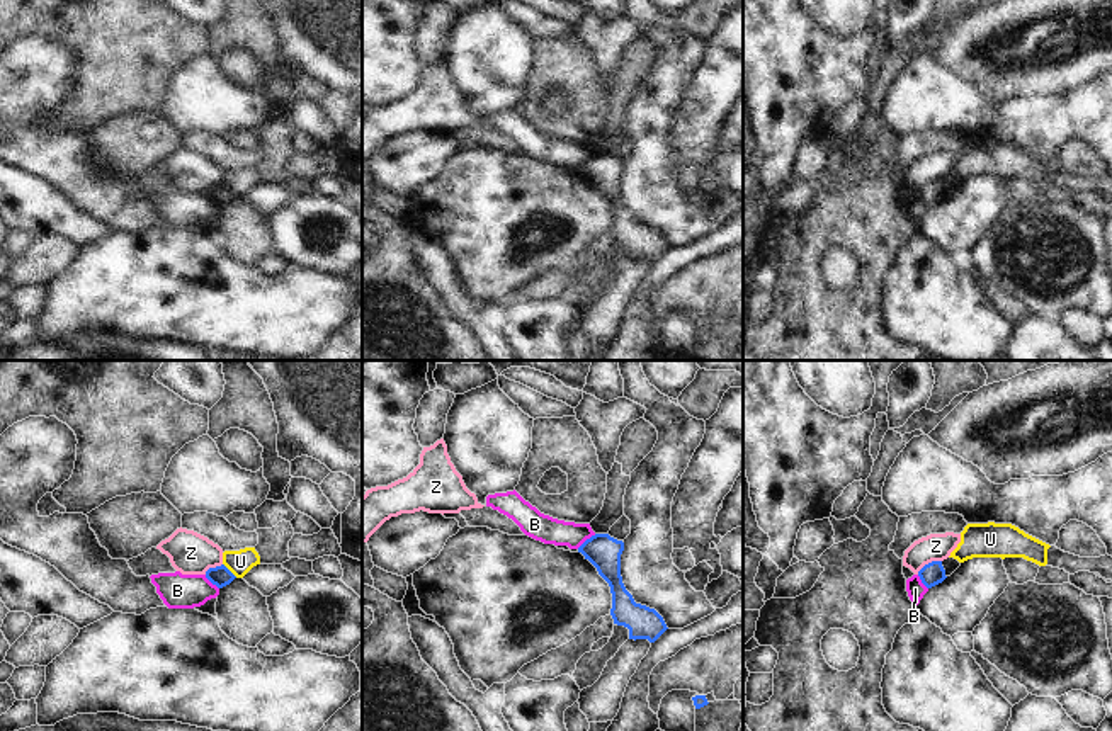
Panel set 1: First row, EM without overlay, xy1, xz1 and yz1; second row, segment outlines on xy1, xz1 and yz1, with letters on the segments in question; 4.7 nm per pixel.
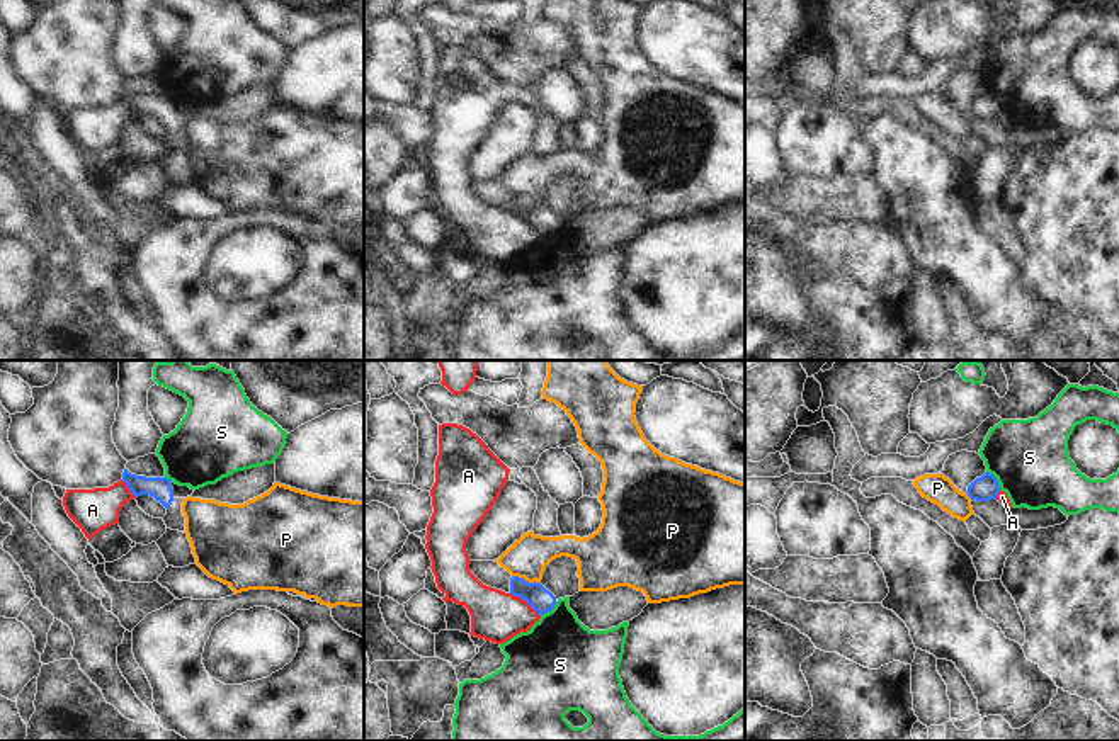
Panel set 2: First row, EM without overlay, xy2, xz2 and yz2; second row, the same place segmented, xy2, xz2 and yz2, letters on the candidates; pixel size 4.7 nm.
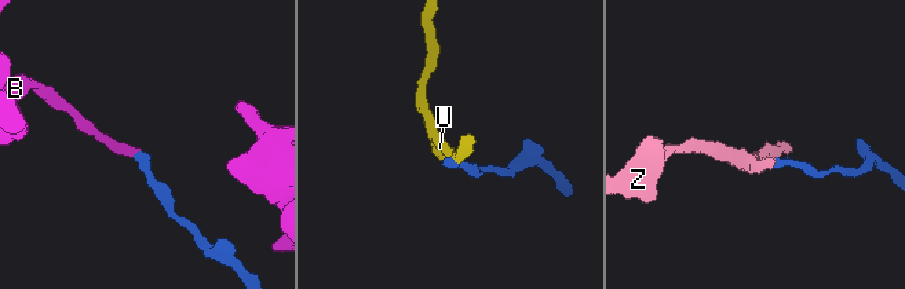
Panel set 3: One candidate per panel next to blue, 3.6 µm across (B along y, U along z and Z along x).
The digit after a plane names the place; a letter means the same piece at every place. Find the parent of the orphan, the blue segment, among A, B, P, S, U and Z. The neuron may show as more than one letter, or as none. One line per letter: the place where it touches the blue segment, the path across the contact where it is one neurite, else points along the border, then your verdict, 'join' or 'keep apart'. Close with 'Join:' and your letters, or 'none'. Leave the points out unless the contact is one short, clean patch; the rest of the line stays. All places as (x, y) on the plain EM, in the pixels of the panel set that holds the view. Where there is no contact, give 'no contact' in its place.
A: contact xz2 (526, 220); border xz2 (511, 211), (519, 214), (539, 235); keep apart
B: contact xz1 (587, 158); border xz1 (595, 153), (577, 167); keep apart
P: contact xz2 (524, 199); keep apart
S: contact yz2 (995, 99); border yz2 (987, 90), (1000, 107); keep apart
U: contact xy1 (228, 189); border xy1 (223, 182), (237, 196); keep apart
Z: contact yz1 (929, 182); border yz1 (941, 179), (929, 181), (917, 192); keep apart
Join: none

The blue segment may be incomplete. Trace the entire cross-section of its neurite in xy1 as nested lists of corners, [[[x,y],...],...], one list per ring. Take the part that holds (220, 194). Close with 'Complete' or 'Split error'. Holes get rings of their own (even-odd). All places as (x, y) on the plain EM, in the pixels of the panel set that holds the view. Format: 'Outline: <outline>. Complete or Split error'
Outline: [[[221,184],[216,187],[209,187],[206,190],[206,197],[218,207],[223,207],[230,204],[236,196],[224,184]]]. Complete

